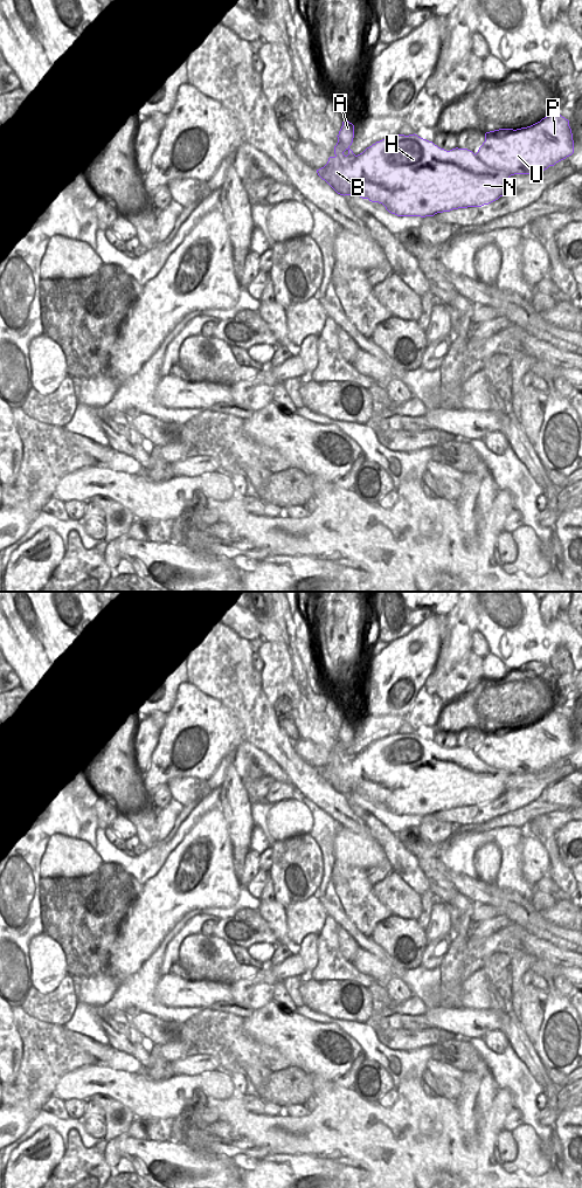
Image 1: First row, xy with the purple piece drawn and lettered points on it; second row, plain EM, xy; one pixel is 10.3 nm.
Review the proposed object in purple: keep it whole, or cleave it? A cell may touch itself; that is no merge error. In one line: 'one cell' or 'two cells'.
two cells

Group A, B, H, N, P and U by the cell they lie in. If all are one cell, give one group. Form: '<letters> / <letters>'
A B H N / P U

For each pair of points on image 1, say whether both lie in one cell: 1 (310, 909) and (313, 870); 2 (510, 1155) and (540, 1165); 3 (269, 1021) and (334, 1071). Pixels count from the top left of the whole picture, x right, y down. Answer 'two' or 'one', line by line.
1: two
2: two
3: one

